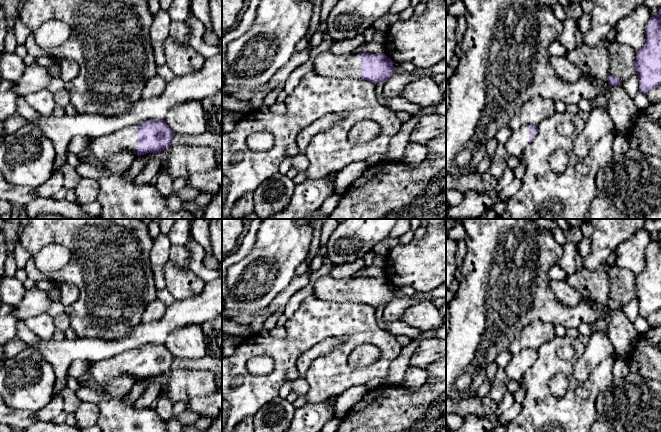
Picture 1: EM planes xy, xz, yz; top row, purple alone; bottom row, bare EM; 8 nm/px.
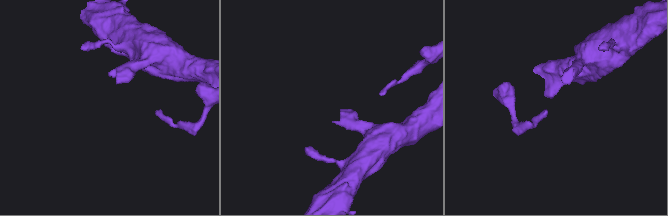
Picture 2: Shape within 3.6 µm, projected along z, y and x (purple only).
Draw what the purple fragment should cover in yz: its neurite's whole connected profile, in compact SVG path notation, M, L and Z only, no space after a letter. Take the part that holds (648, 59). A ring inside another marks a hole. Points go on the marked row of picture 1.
M661 7L659 14L652 16L646 25L646 42L636 51L635 68L639 92L647 95L661 86Z

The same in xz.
M329 51L318 54L314 72L337 78L361 78L374 83L387 82L395 72L394 62L385 54L349 53L335 55Z

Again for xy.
M148 120L91 140L90 151L99 160L119 152L132 152L135 156L155 154L171 145L173 135L173 130L164 120Z

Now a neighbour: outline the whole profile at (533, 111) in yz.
M535 96L523 103L519 112L510 120L508 127L516 131L526 124L538 125L555 113L555 102L552 99Z

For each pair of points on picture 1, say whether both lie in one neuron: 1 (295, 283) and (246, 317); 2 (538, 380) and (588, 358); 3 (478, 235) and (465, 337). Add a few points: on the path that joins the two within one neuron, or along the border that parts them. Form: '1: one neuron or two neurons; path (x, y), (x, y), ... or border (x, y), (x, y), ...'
1: one neuron; path (284, 296), (270, 310), (259, 313)
2: two neurons; border (585, 346), (573, 365), (573, 375), (580, 382)
3: one neuron; path (478, 260), (478, 312)

